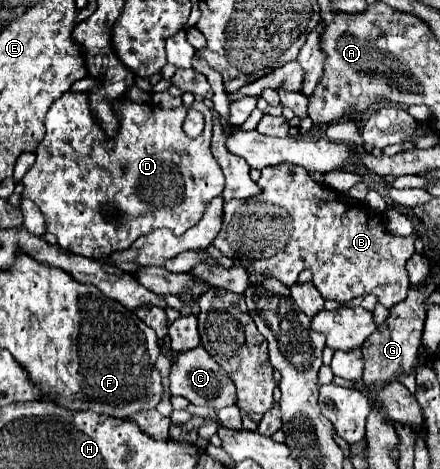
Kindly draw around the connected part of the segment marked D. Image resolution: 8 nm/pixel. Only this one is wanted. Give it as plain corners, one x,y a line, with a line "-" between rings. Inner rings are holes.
64,92
64,96
60,96
60,100
56,100
56,104
52,104
46,114
46,136
36,148
34,166
22,178
22,196
30,198
42,210
48,220
48,232
58,238
58,244
72,254
94,260
106,260
112,252
128,248
136,238
158,228
186,232
194,226
194,222
200,220
204,208
208,208
212,198
220,196
224,190
224,176
210,150
212,114
204,102
194,102
194,108
200,110
206,120
204,132
198,138
188,138
182,130
182,122
186,118
184,106
166,110
148,102
136,104
124,98
114,100
112,106
120,120
120,128
116,136
106,136
96,116
92,116
88,92
-
106,182
118,186
118,192
114,196
114,190
110,190
-
104,206
114,212
112,218
102,212

